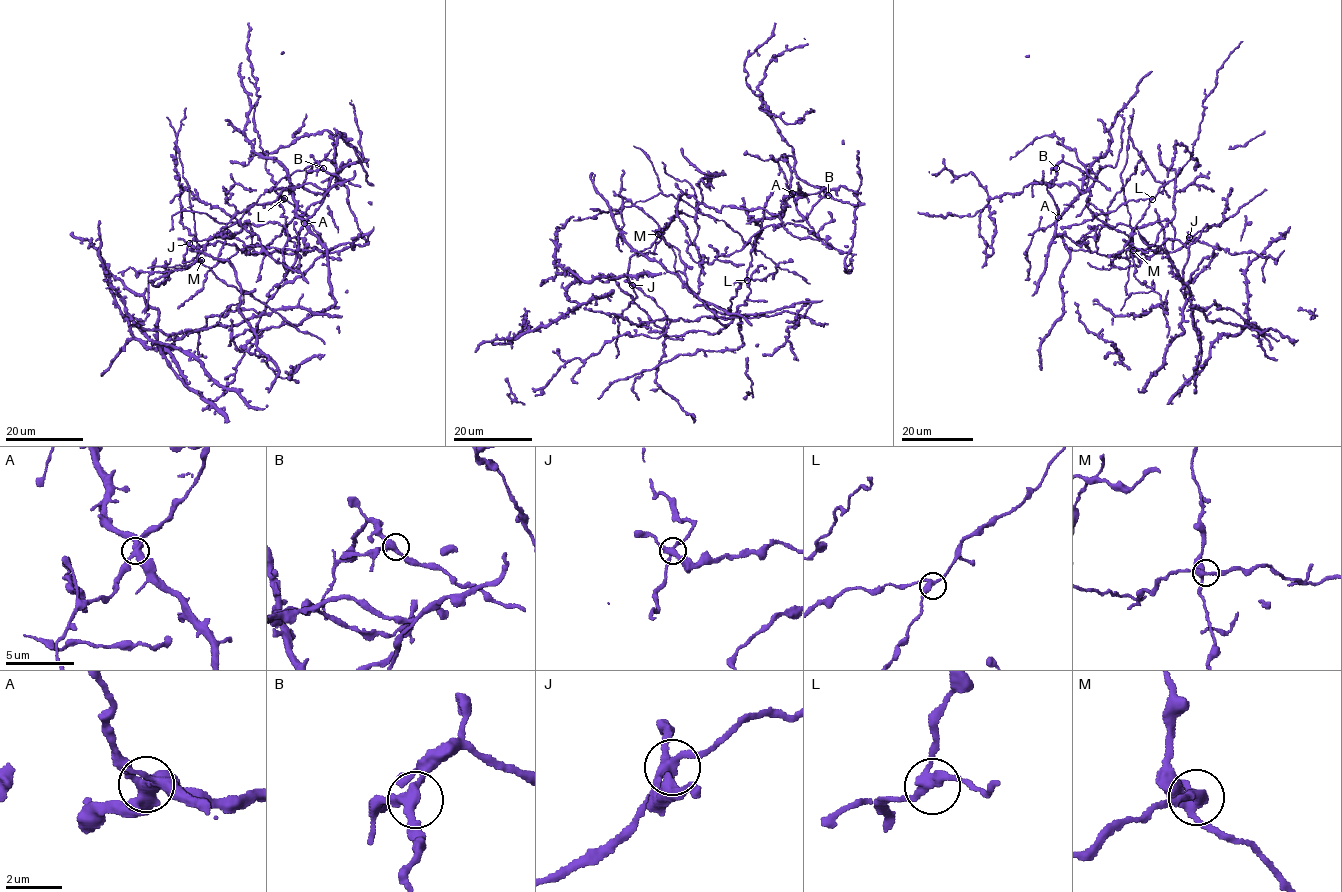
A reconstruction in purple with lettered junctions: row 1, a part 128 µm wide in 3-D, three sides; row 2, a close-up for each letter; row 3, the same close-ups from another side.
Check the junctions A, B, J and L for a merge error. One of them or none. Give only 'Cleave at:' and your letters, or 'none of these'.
Cleave at: J

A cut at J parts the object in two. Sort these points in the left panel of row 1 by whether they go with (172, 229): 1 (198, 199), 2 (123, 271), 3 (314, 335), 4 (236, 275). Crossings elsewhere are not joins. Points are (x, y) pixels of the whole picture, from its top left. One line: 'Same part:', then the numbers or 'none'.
Same part: 2, 3

